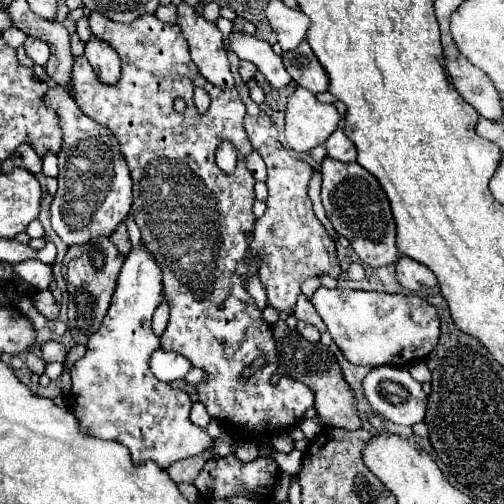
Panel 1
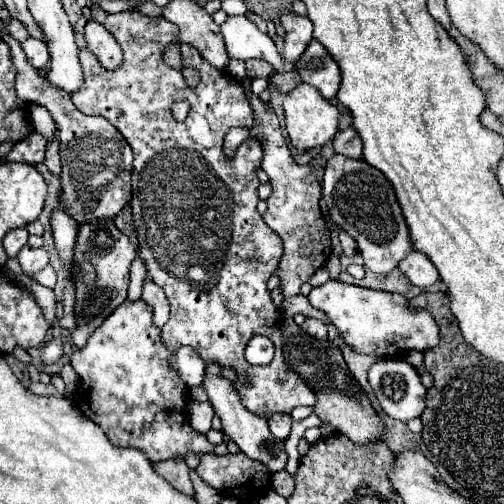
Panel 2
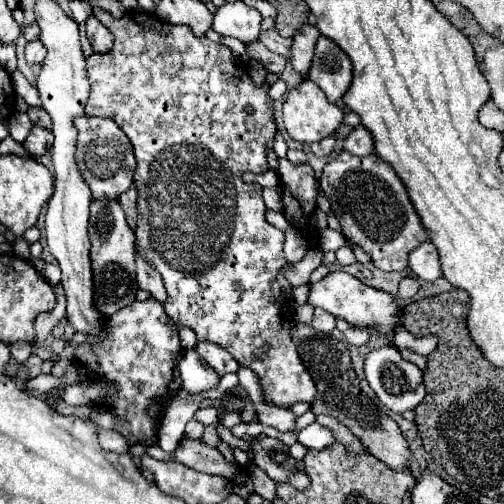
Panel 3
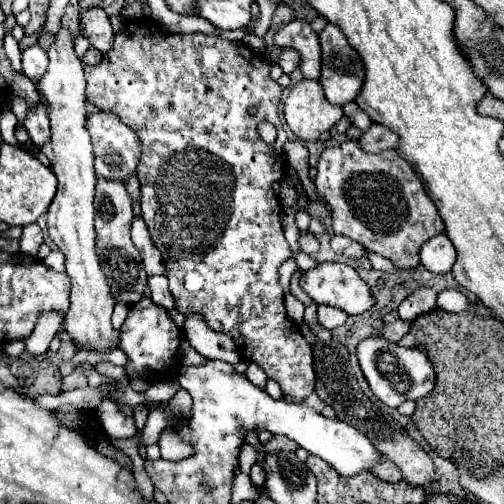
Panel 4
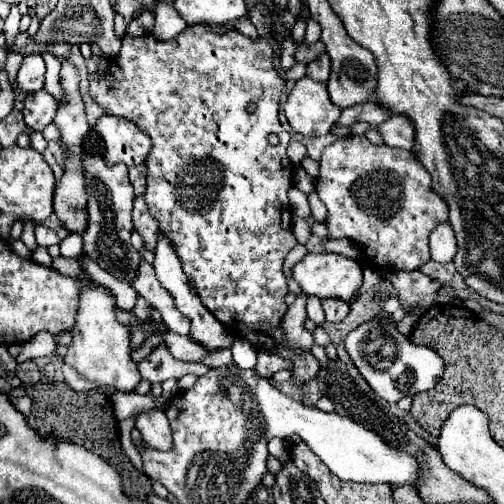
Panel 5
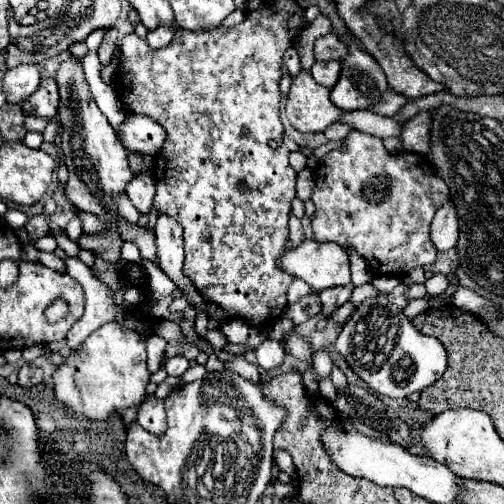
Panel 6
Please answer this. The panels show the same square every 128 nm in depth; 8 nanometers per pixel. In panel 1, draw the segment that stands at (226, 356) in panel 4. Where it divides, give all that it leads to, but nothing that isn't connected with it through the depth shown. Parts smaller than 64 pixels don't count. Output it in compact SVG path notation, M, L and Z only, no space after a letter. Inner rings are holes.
M272 448L272 458L280 466L280 472L282 474L296 476L300 472L300 468L302 468L302 452L298 452L298 450L292 450L290 454L280 454L280 452L276 452Z

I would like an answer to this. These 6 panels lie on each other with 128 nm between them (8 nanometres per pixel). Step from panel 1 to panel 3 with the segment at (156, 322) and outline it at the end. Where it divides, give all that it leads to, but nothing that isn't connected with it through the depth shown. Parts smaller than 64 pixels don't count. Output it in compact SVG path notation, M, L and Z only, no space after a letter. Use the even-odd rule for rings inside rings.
M136 256L136 280L142 290L150 292L150 298L154 298L158 304L166 304L166 290L160 280L160 274L152 268L152 264L140 260L140 256Z

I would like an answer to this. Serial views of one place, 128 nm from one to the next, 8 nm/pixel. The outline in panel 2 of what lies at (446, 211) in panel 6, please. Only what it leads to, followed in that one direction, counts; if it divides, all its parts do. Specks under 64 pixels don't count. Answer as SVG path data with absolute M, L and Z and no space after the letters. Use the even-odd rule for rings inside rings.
M410 252L398 268L404 272L404 276L418 288L428 288L438 282L438 270L432 266L432 262L422 252Z

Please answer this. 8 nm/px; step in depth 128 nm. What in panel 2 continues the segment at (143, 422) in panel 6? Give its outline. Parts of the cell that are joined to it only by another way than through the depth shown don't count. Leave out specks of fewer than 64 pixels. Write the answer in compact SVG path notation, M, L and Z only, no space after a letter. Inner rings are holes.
M243 452L224 456L216 454L199 454L198 456L200 458L198 468L196 468L198 476L208 486L212 486L214 490L218 490L222 494L234 496L234 498L244 500L244 502L254 502L254 500L262 498L270 490L272 474L268 472L268 468L261 462L248 458Z

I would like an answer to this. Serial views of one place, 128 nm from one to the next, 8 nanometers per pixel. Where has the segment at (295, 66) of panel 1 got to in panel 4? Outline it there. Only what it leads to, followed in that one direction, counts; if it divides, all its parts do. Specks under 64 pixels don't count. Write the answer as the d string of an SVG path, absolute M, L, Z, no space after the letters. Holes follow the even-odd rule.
M328 24L318 36L322 48L320 84L330 104L344 106L346 102L352 102L362 88L364 64L334 24Z

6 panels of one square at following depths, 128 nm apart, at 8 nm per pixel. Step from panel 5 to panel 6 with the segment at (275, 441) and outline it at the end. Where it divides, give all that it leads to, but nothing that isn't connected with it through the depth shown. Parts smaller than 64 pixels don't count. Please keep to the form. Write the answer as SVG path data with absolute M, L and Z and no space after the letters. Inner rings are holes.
M276 450L276 452L274 452L274 460L276 460L278 468L280 468L282 472L286 472L290 478L296 476L296 470L294 470L294 464L292 464L292 456L290 456L288 452Z

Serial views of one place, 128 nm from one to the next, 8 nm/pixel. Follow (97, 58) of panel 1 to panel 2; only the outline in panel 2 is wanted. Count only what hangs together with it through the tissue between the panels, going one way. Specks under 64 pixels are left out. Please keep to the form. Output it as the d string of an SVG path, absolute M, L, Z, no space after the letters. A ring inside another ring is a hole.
M94 20L86 24L86 44L88 50L98 58L102 68L114 70L122 64L120 44L110 36L110 32L102 24L96 24Z

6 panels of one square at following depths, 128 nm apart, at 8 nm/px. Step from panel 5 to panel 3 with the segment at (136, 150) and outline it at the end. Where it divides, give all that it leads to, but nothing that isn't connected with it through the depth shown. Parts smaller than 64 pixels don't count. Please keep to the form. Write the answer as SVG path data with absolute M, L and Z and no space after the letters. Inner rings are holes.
M78 116L74 118L74 126L78 130L74 156L84 182L90 186L92 200L118 200L120 194L132 186L136 170L136 158L132 144L128 144L128 136L124 136L114 120L96 116Z

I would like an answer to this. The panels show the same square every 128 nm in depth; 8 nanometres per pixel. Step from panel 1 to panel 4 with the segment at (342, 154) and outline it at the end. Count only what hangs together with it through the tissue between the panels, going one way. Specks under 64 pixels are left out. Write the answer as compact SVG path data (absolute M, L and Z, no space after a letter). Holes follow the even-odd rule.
M372 124L362 136L360 136L360 148L366 152L380 152L390 150L396 146L396 134L392 130L386 130L380 124Z

